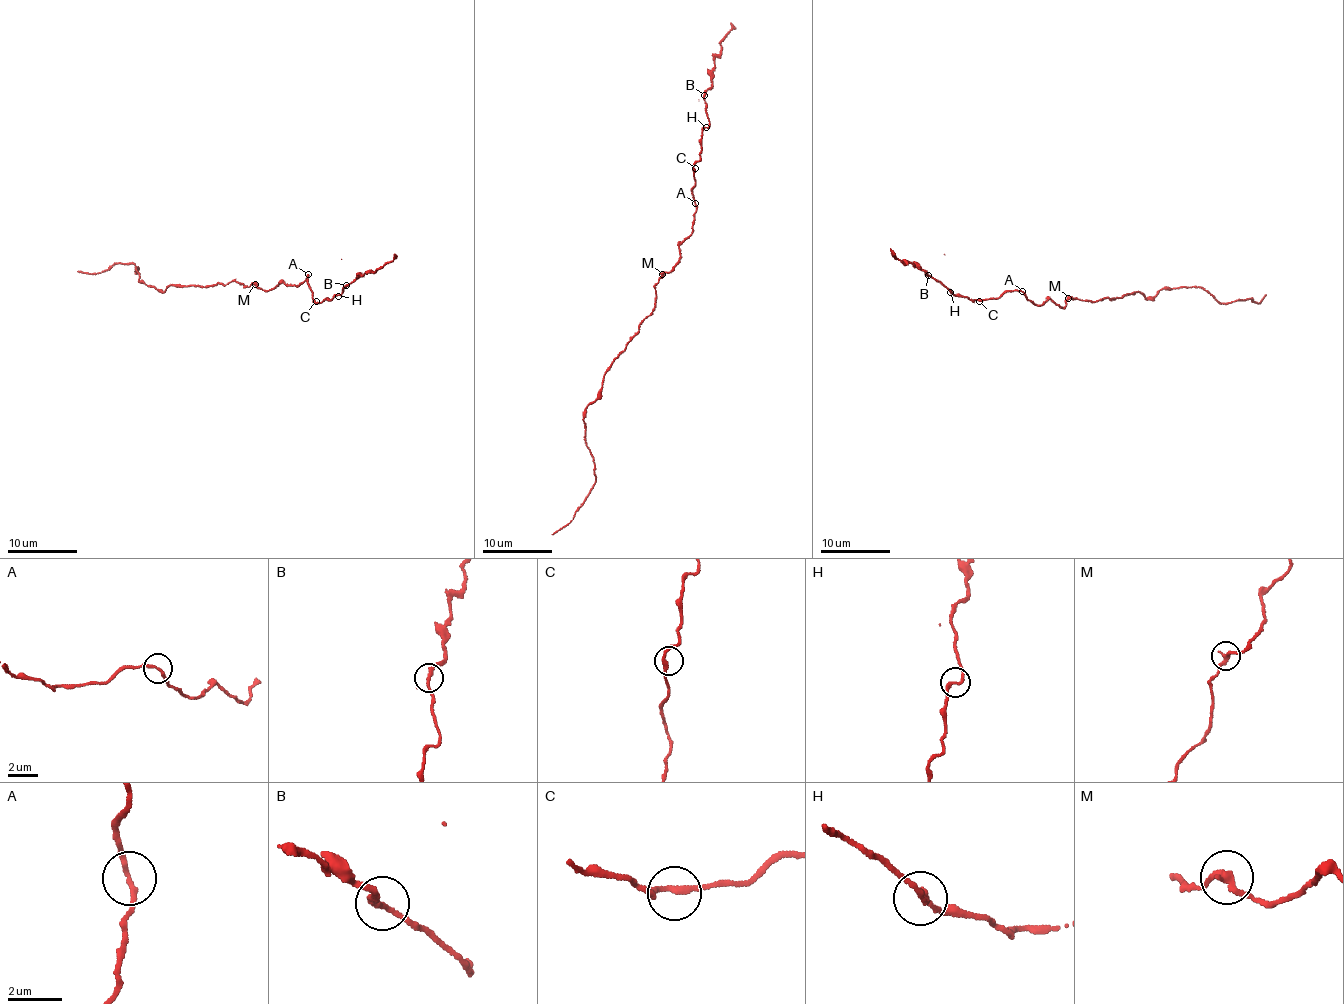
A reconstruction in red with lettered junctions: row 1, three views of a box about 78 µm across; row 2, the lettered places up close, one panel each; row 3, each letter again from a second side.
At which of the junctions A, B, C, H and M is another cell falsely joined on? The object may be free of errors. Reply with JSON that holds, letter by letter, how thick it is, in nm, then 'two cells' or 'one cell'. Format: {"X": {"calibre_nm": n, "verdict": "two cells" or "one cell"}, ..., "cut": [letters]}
{"A": {"calibre_nm": 190, "verdict": "one cell"}, "B": {"calibre_nm": 200, "verdict": "one cell"}, "C": {"calibre_nm": 200, "verdict": "one cell"}, "H": {"calibre_nm": 220, "verdict": "one cell"}, "M": {"calibre_nm": 240, "verdict": "one cell"}, "cut": []}

